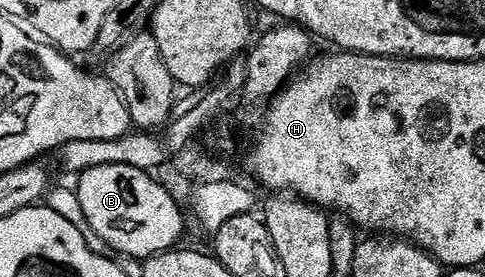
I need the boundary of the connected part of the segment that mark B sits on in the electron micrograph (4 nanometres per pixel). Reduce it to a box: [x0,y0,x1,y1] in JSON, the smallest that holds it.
[74,164,184,260]

